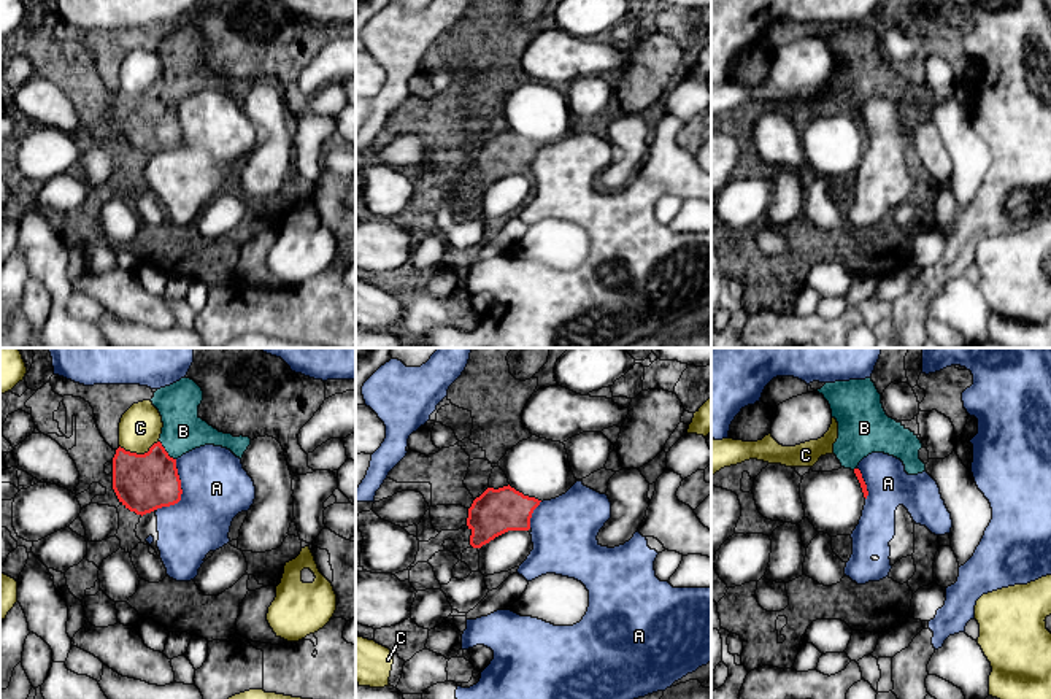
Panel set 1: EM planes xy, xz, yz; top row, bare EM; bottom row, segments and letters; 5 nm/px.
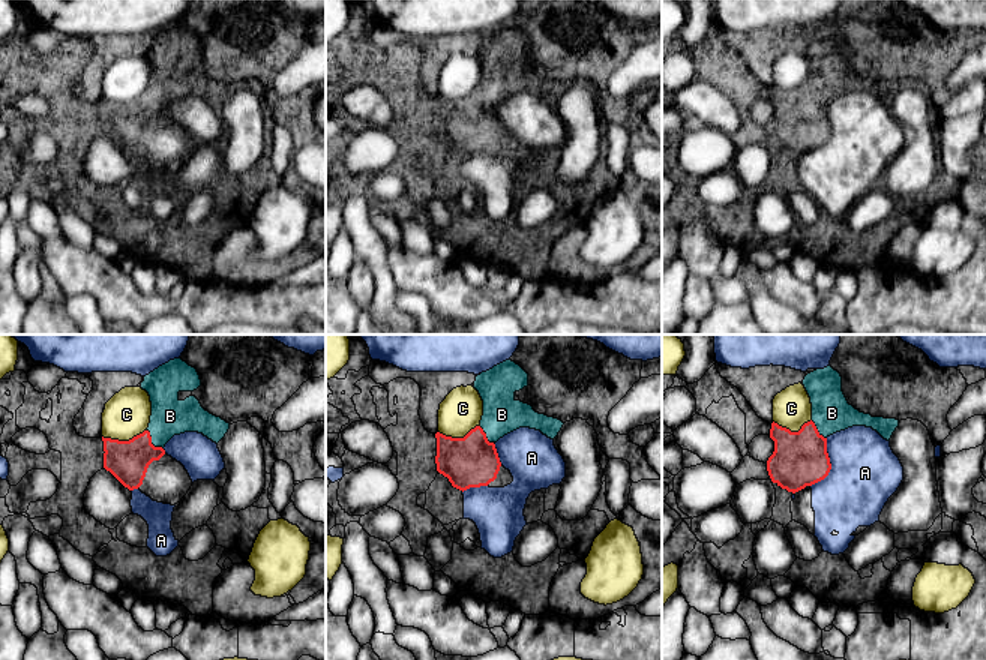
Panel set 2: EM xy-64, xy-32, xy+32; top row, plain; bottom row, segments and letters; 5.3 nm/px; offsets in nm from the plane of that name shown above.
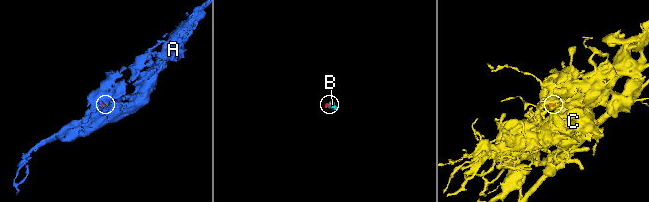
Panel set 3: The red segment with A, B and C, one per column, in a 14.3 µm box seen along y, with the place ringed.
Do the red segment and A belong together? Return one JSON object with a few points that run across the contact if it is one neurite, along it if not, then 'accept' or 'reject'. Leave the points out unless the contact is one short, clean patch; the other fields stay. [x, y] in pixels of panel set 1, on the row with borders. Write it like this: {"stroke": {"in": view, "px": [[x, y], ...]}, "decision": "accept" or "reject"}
{"stroke": {"in": "xy", "px": [[177, 459], [181, 498], [173, 504], [156, 509]]}, "decision": "reject"}

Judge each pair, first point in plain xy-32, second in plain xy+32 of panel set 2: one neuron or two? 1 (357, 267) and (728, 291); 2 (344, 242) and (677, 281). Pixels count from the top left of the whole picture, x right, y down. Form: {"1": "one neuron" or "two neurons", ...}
{"1": "two neurons", "2": "one neuron"}

